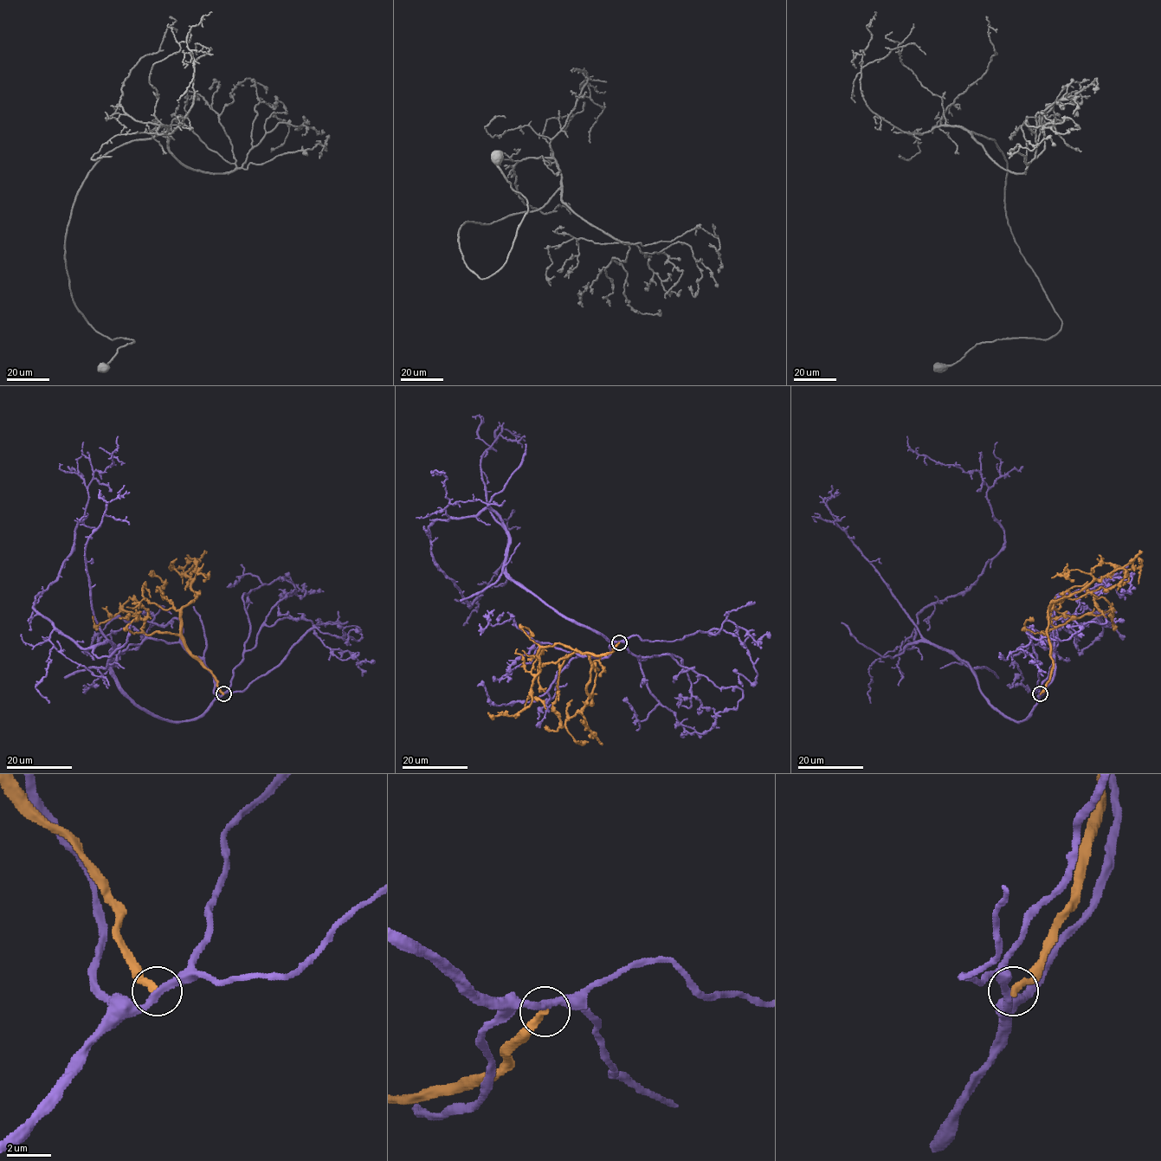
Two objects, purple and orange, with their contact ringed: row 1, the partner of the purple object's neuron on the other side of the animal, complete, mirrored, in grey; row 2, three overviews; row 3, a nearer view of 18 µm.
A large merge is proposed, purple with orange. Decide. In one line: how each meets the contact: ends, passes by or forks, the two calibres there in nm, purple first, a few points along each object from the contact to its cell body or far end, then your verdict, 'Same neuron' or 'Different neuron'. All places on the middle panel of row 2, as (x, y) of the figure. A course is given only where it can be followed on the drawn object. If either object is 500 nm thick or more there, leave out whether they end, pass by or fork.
At the ring purple passes by. At the ring orange ends. Thickness 320 nm (purple) against 360 nm. Course of purple: (619, 641), (507, 574), (505, 525), (488, 508), (435, 519), (434, 563), (470, 606), (506, 557), (513, 509). Course of orange: (619, 642), (599, 655), (560, 643), (541, 647), (532, 703), (518, 712), (532, 696), (545, 709). Different neuron

